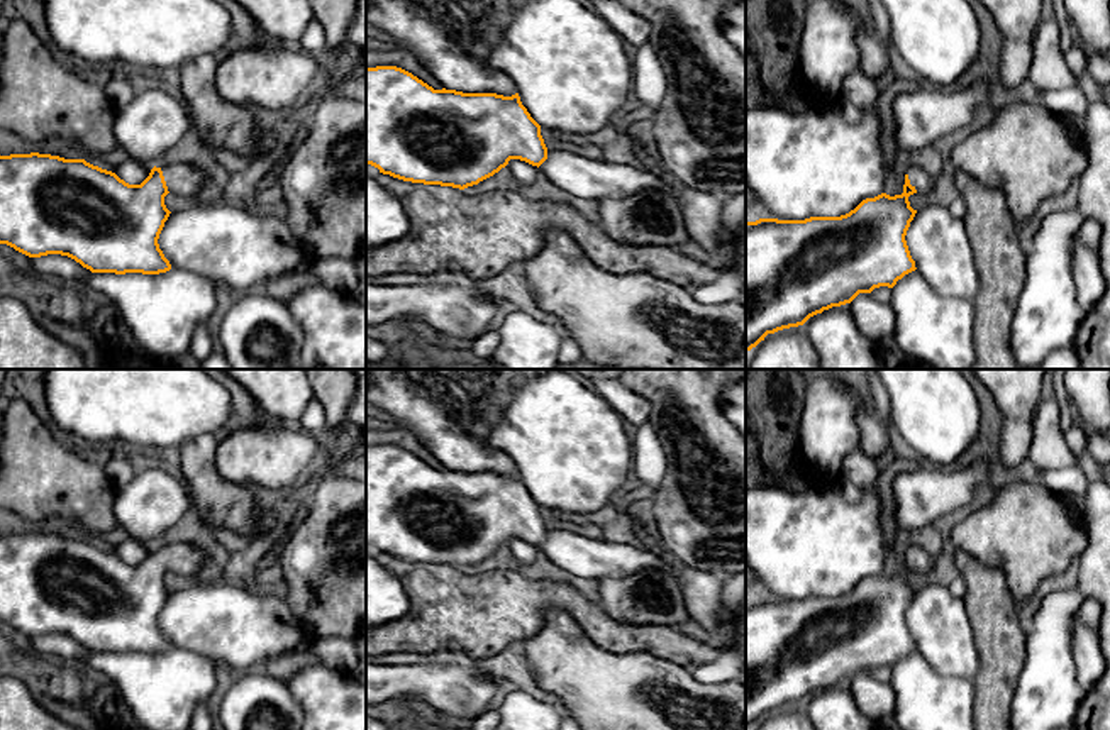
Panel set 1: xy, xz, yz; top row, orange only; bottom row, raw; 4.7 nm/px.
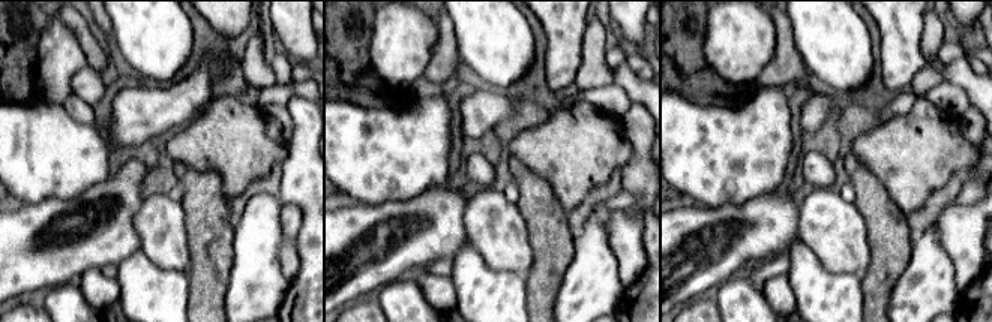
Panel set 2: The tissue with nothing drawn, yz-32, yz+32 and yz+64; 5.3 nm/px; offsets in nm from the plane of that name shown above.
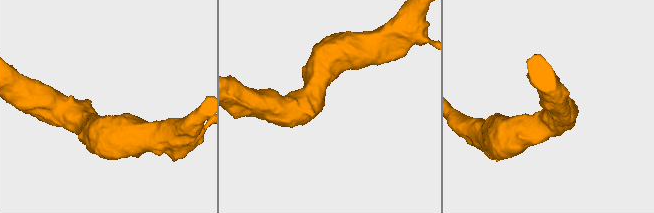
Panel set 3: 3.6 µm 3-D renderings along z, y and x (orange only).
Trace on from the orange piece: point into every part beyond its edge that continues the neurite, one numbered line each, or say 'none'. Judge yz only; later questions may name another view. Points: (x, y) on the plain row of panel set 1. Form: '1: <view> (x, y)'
1: yz (922, 556)

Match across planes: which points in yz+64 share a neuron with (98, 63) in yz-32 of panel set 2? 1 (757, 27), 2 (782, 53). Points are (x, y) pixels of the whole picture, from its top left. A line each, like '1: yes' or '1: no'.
1: no
2: yes

